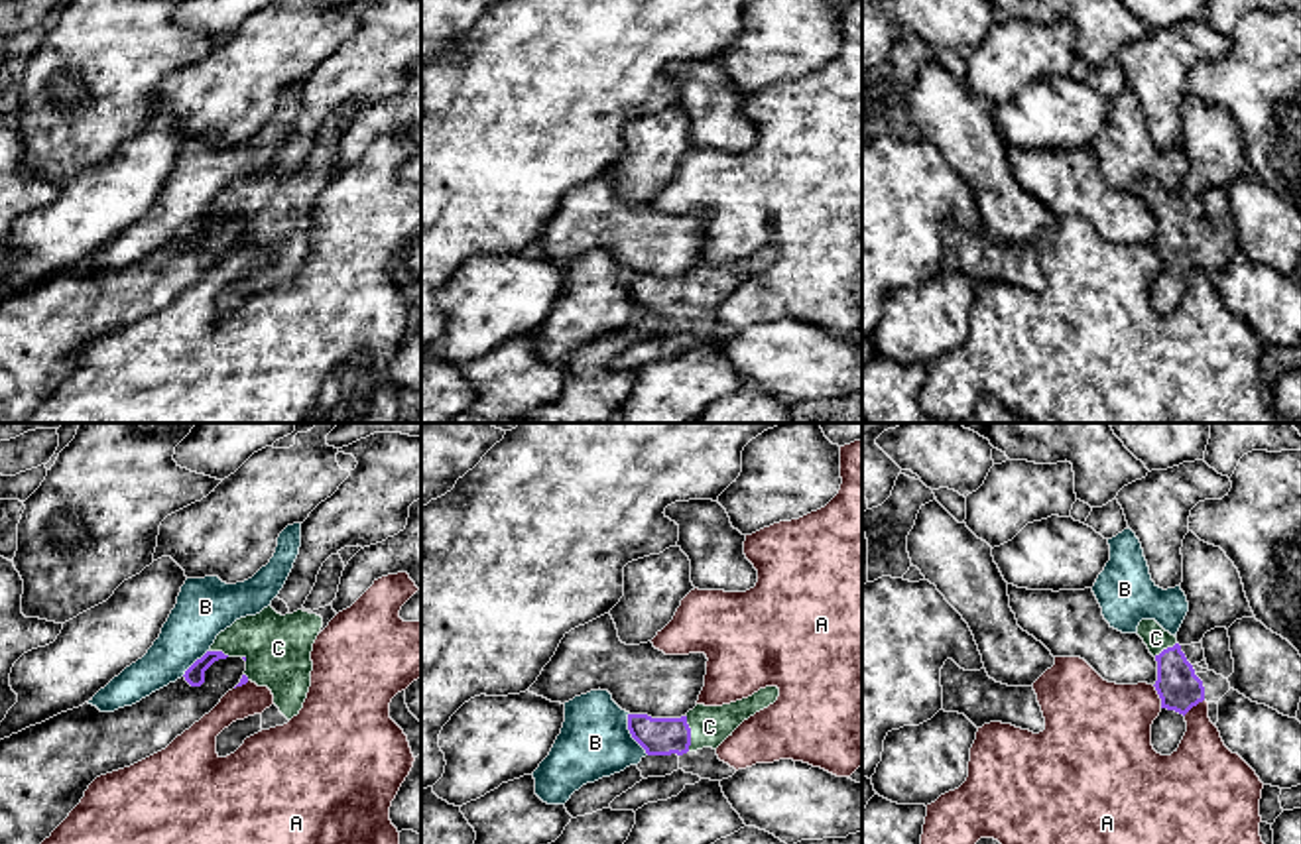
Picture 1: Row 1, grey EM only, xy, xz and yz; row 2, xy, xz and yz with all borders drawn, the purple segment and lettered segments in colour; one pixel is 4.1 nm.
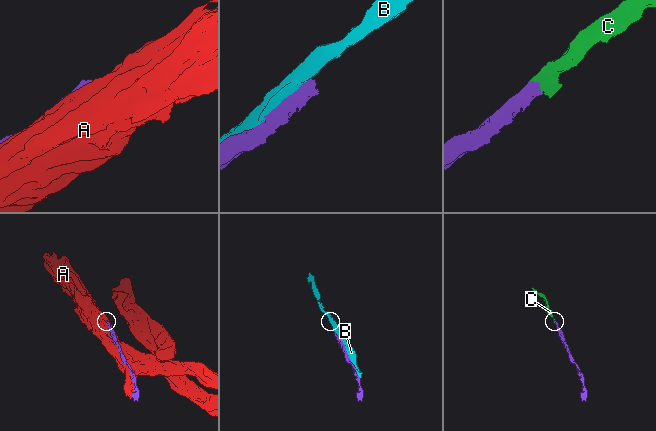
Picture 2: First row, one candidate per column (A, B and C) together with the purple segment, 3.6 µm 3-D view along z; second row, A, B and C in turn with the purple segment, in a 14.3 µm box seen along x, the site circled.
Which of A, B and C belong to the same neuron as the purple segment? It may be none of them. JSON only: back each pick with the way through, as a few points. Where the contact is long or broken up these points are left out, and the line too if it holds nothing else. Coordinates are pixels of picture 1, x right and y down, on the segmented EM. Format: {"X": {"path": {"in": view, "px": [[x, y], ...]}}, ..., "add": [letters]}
{"C": {"path": {"in": "xz", "px": [[660, 736], [689, 734], [709, 726]]}}, "add": ["C"]}

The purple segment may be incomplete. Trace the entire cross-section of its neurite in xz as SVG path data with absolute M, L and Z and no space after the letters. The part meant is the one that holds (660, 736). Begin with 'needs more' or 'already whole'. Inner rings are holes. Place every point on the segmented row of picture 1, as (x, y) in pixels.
needs more; M766 687L730 704L697 704L681 718L628 714L628 730L648 755L683 755L703 748L716 750L744 720L774 704L777 696L777 687Z

